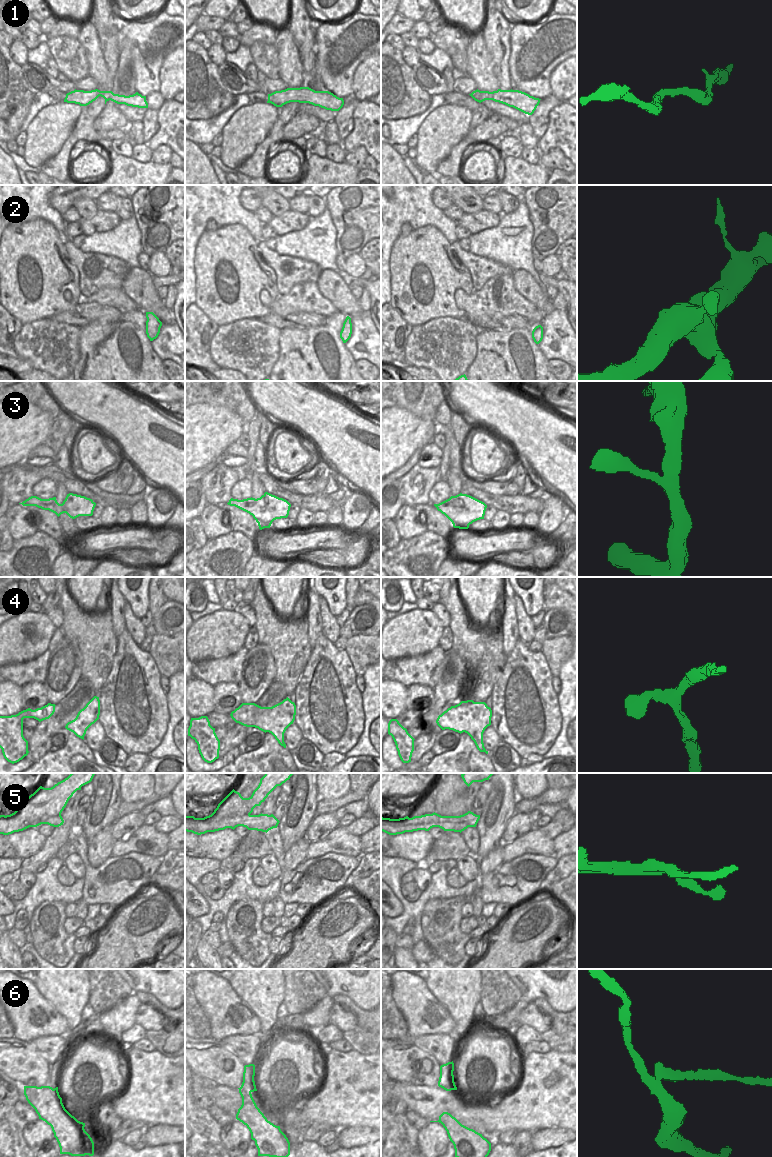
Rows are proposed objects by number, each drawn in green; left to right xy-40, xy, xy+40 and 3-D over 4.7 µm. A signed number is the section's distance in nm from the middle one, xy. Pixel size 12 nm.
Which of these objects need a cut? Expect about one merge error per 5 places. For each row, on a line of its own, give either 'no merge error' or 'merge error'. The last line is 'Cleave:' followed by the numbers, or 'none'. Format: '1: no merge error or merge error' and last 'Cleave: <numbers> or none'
1: no merge error
2: no merge error
3: no merge error
4: no merge error
5: no merge error
6: merge error
Cleave: 6

